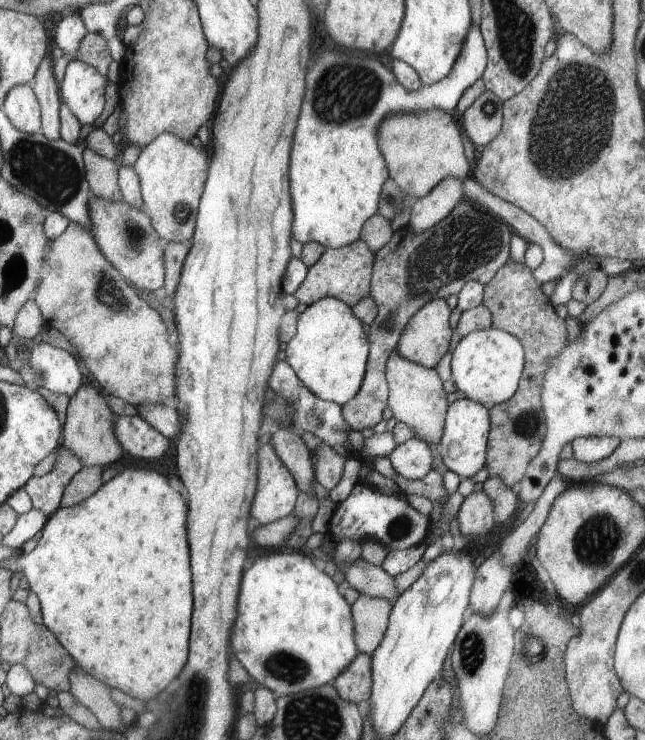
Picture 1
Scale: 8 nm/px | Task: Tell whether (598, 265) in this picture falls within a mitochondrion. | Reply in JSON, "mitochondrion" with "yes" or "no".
{"mitochondrion":"no"}

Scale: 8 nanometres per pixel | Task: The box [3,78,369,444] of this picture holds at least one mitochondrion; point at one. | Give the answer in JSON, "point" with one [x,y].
{"point":[54,174]}

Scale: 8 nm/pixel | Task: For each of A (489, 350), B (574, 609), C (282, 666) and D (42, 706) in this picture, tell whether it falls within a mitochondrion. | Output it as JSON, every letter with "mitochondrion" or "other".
{"A":"other","B":"other","C":"mitochondrion","D":"other"}

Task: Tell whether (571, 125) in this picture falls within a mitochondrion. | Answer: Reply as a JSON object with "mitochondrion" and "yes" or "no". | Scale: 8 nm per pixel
{"mitochondrion":"yes"}

